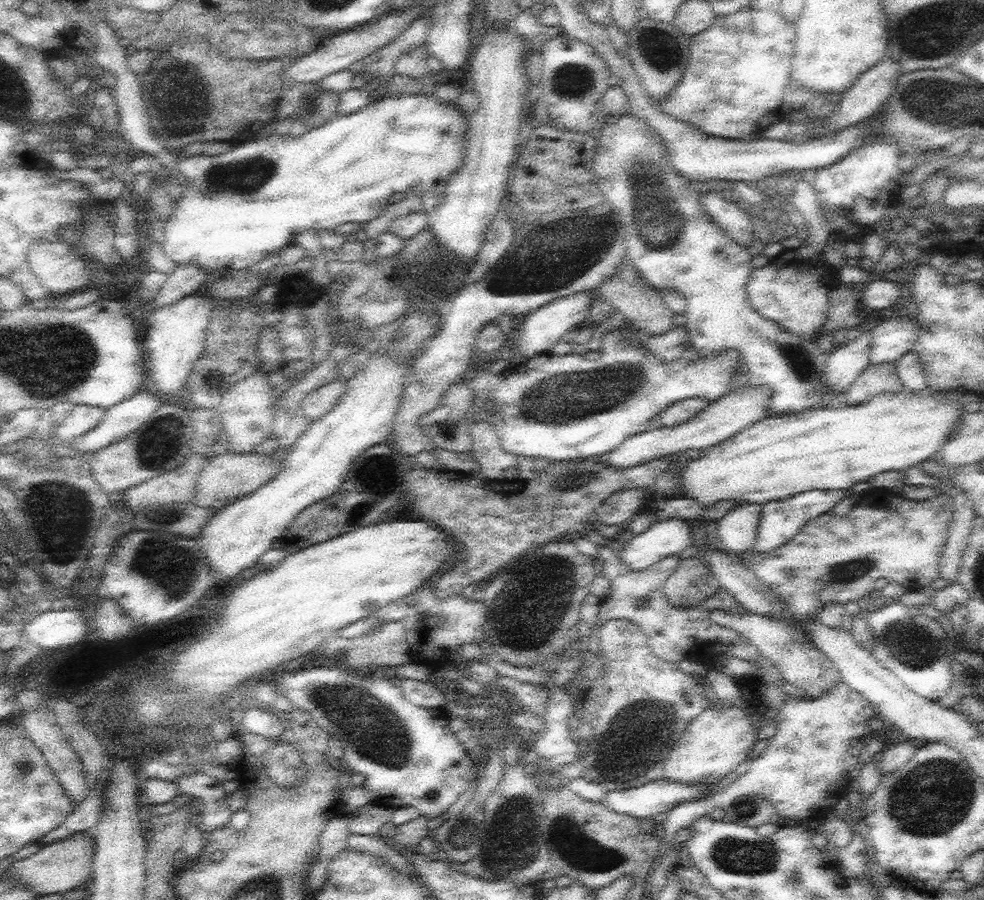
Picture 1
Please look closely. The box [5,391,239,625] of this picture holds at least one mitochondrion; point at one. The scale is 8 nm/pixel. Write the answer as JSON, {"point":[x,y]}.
{"point":[50,494]}

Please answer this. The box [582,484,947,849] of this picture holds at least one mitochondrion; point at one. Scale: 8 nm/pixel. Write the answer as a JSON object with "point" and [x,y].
{"point":[645,722]}

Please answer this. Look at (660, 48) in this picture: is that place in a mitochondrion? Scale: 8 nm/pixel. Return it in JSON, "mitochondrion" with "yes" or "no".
{"mitochondrion":"yes"}

